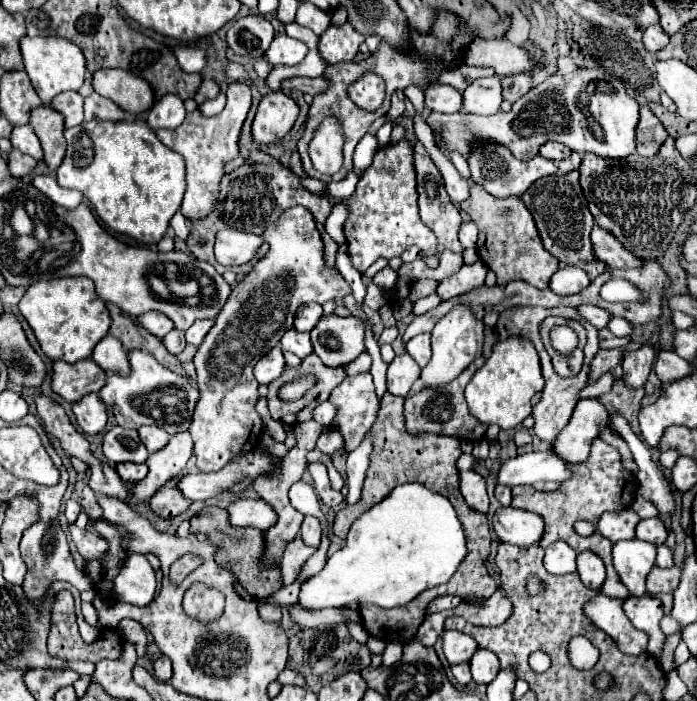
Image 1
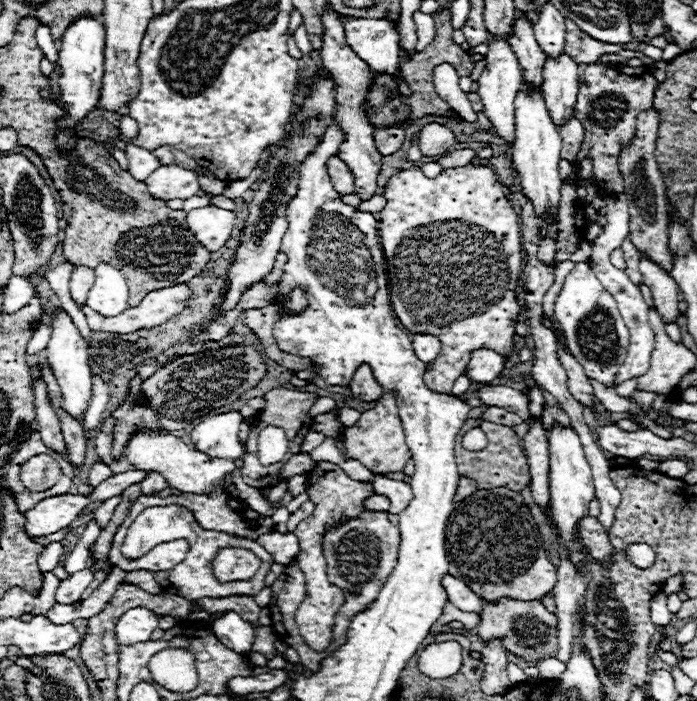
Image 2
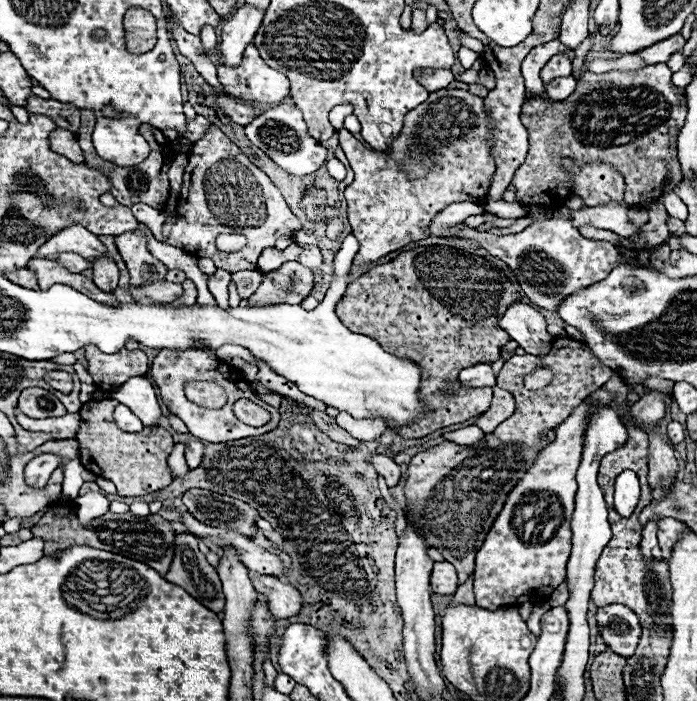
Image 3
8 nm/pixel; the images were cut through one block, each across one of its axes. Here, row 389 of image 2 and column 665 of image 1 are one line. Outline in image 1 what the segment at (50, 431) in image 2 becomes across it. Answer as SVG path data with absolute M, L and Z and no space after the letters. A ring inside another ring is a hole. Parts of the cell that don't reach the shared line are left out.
M654 24L654 26L648 26L648 30L644 30L642 42L648 52L658 52L668 44L668 34L658 24Z

